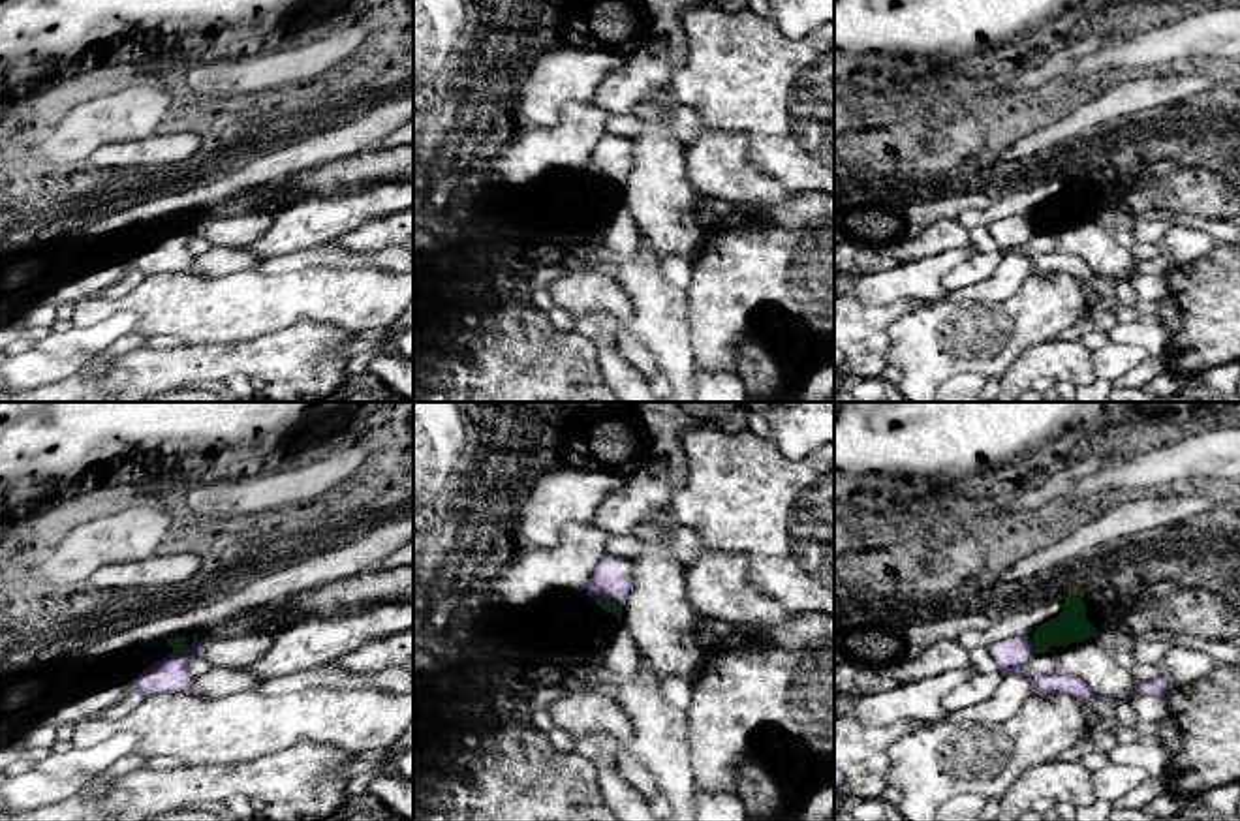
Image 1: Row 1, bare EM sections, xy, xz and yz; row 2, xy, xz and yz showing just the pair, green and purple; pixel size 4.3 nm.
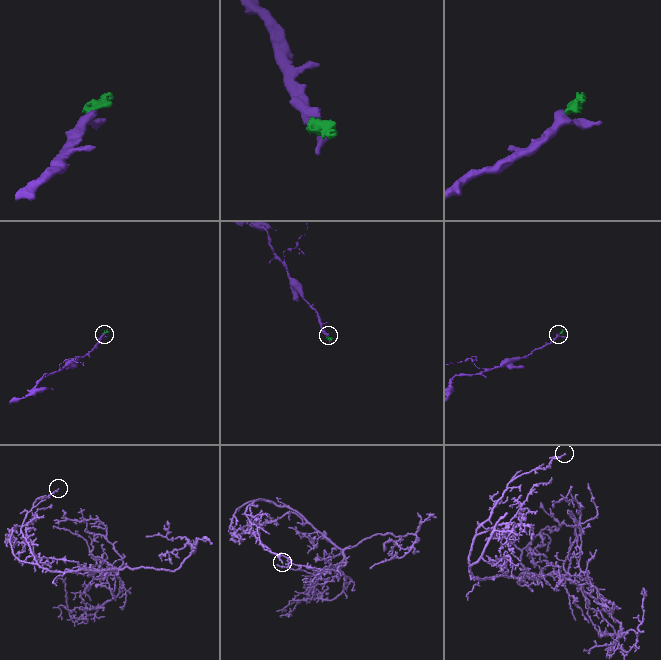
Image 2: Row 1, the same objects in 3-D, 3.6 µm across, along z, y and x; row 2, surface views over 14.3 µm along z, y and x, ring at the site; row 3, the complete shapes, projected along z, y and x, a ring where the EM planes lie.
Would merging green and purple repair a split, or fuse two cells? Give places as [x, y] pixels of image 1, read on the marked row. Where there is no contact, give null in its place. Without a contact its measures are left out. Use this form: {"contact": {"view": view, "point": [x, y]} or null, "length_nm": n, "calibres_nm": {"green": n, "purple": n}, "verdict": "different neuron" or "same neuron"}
{"contact": {"view": "xz", "point": [605, 602]}, "length_nm": 120, "calibres_nm": {"green": 50, "purple": 160}, "verdict": "different neuron"}

